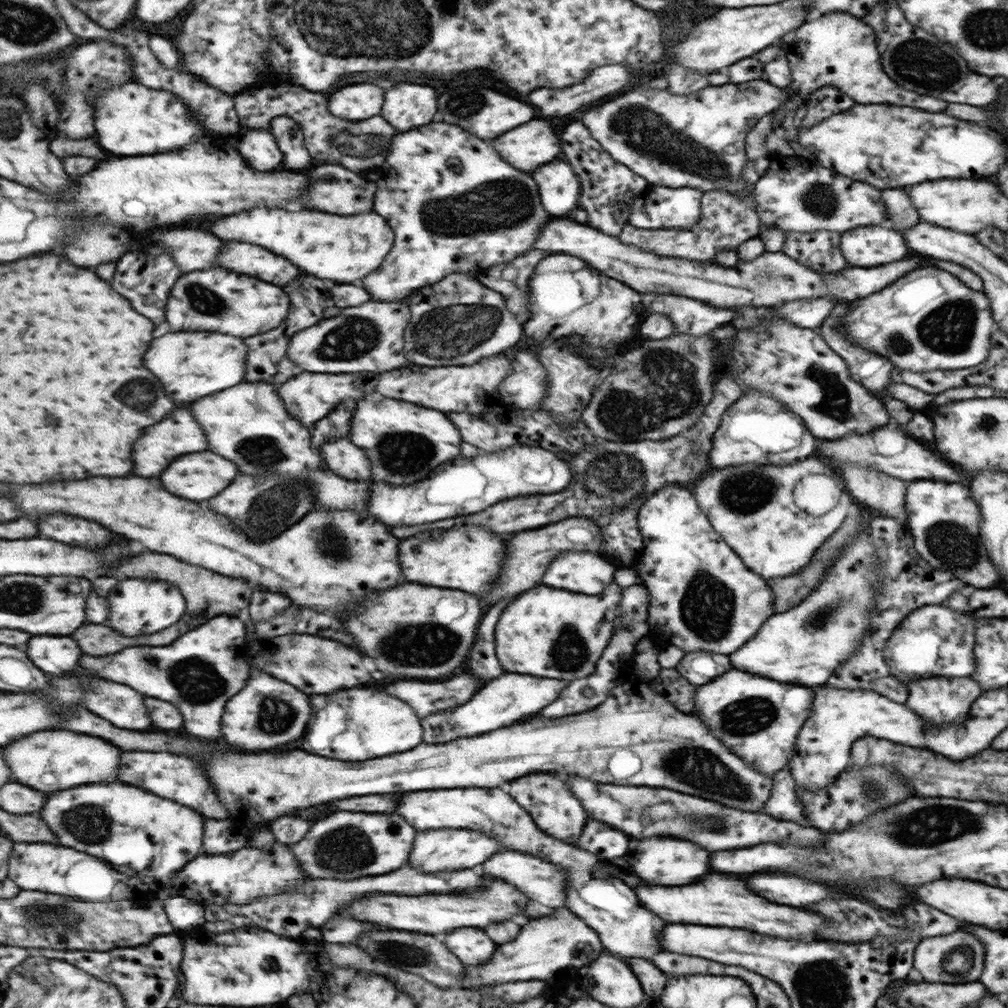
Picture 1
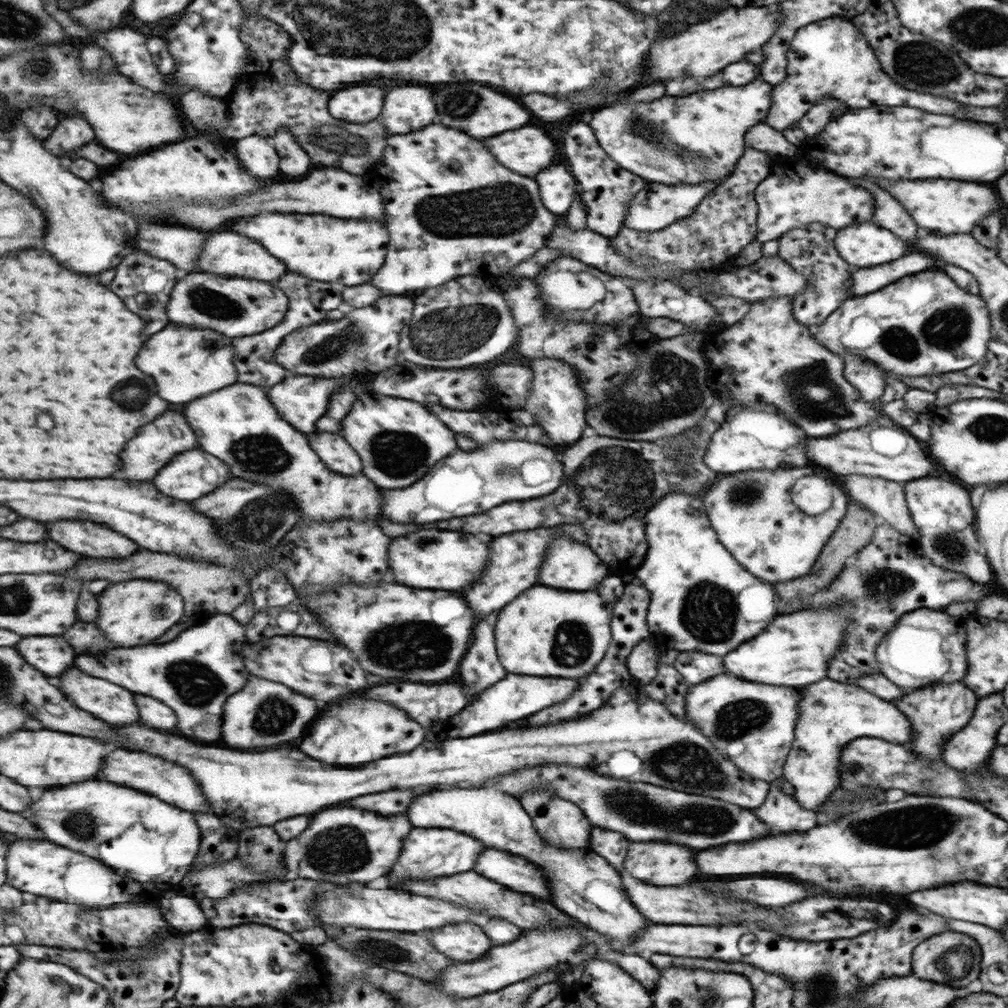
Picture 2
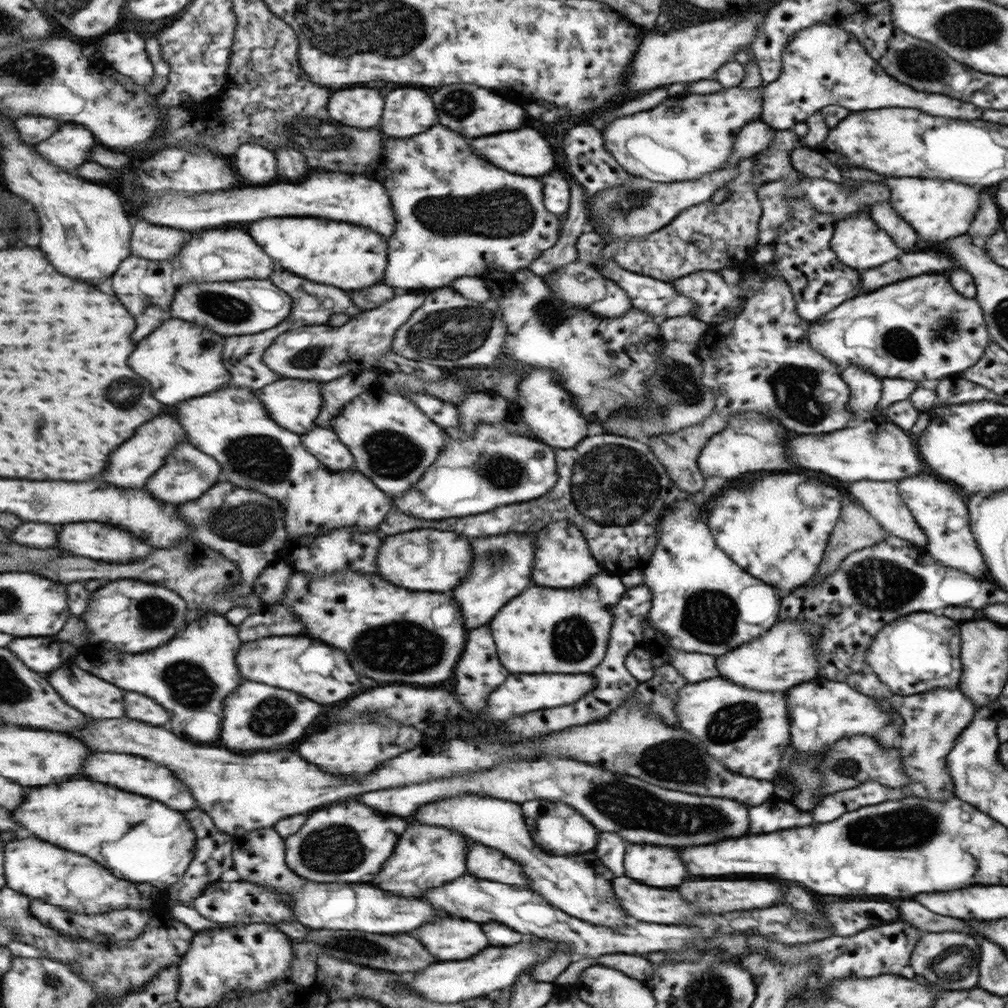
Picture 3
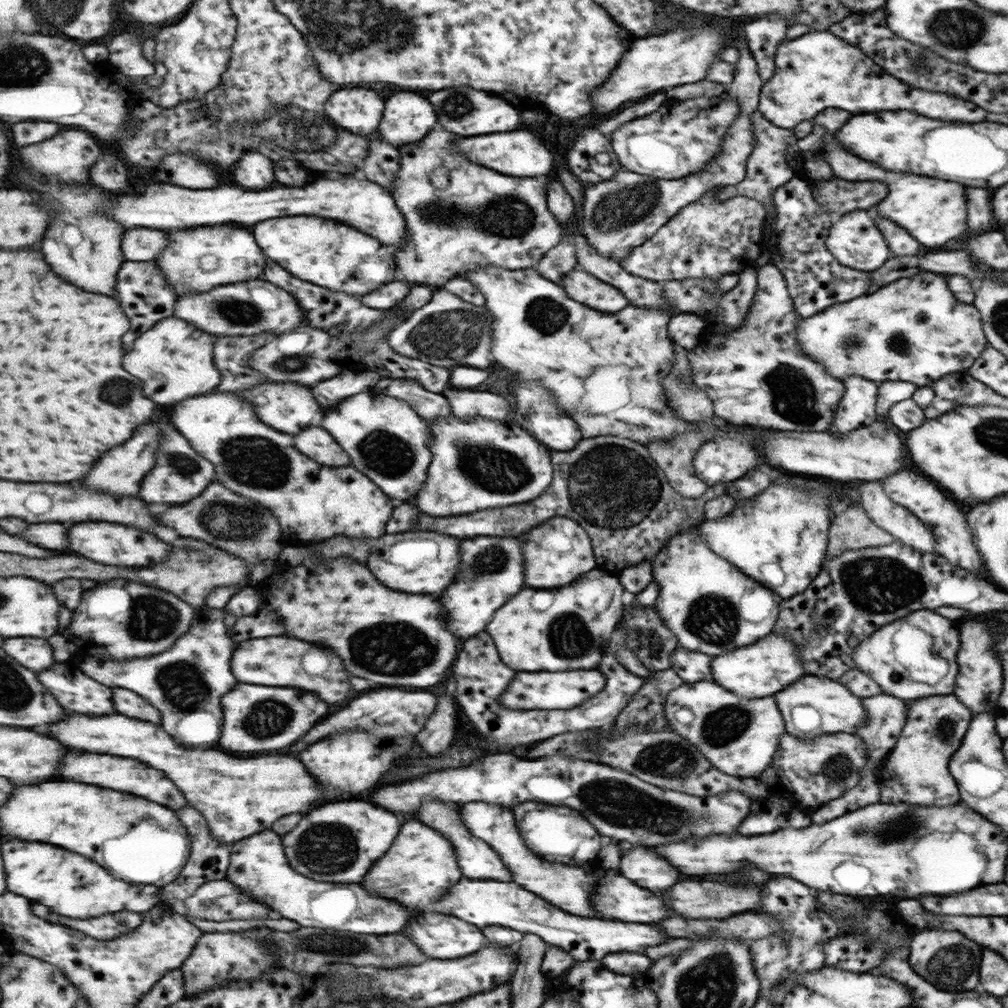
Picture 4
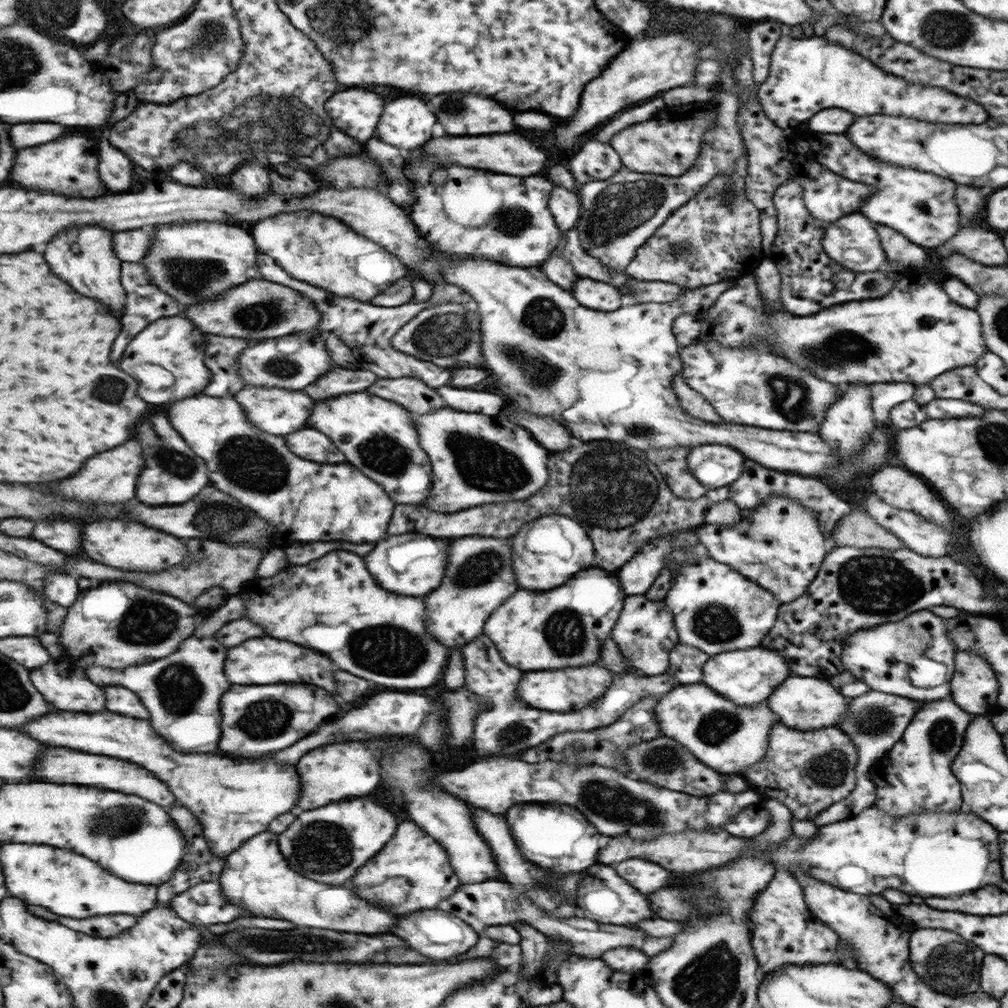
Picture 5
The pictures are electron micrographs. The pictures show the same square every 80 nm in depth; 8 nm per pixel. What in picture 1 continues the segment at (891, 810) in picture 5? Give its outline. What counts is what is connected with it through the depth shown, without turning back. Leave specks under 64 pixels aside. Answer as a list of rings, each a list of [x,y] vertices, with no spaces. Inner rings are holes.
[[[930,677],[902,683],[909,690],[904,704],[911,709],[911,712],[918,713],[924,724],[945,724],[946,722],[961,720],[970,712],[974,700],[982,694],[979,685],[968,677],[961,679]]]

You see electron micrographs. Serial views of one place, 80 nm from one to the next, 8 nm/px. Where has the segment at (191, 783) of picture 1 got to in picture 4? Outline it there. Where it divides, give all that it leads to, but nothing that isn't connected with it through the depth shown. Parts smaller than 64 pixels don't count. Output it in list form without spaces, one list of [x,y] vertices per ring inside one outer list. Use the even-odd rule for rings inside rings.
[[[109,754],[71,756],[71,760],[67,760],[67,764],[63,764],[59,776],[65,778],[65,780],[75,780],[75,782],[85,782],[85,784],[99,784],[103,788],[131,792],[135,796],[143,796],[147,800],[155,800],[159,804],[165,804],[167,808],[175,811],[187,807],[185,796],[179,792],[179,788],[169,778],[165,778],[165,774],[161,770],[149,768],[143,762],[129,760],[129,758],[123,758],[123,756],[109,756]]]

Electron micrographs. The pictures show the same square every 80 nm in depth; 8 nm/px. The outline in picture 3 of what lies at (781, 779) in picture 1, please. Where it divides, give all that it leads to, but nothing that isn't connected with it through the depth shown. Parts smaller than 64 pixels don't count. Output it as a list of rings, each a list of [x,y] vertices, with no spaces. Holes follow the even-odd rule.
[[[774,794],[765,803],[750,806],[749,816],[751,835],[758,835],[759,832],[772,833],[813,824],[813,817],[809,811],[801,811],[791,800],[782,800]]]

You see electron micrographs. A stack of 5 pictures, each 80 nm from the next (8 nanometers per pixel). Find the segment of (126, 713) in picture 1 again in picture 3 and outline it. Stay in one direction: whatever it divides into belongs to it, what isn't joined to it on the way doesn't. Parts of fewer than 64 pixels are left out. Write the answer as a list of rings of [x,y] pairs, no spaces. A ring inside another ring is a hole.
[[[65,662],[63,668],[49,674],[49,680],[55,684],[63,700],[67,700],[67,704],[91,718],[125,716],[123,690],[81,670],[77,664],[69,666],[69,662]]]

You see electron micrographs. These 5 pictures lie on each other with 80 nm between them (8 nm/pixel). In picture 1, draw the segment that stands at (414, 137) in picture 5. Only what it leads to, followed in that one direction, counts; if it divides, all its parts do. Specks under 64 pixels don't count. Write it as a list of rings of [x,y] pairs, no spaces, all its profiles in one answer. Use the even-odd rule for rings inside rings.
[[[401,84],[387,92],[383,116],[399,132],[409,132],[417,126],[431,124],[437,116],[437,92],[429,86]]]

